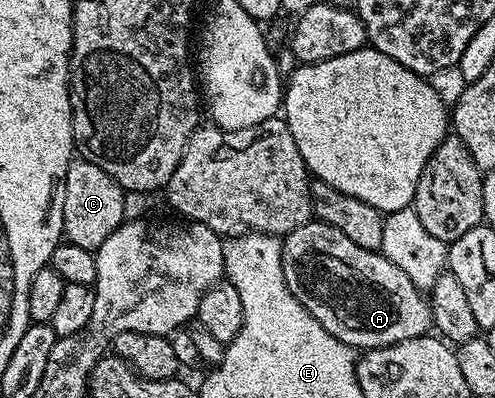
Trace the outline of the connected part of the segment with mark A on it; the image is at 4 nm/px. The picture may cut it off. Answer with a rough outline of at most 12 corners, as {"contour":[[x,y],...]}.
{"contour":[[310,220],[284,235],[291,296],[358,351],[433,330],[381,252]]}

